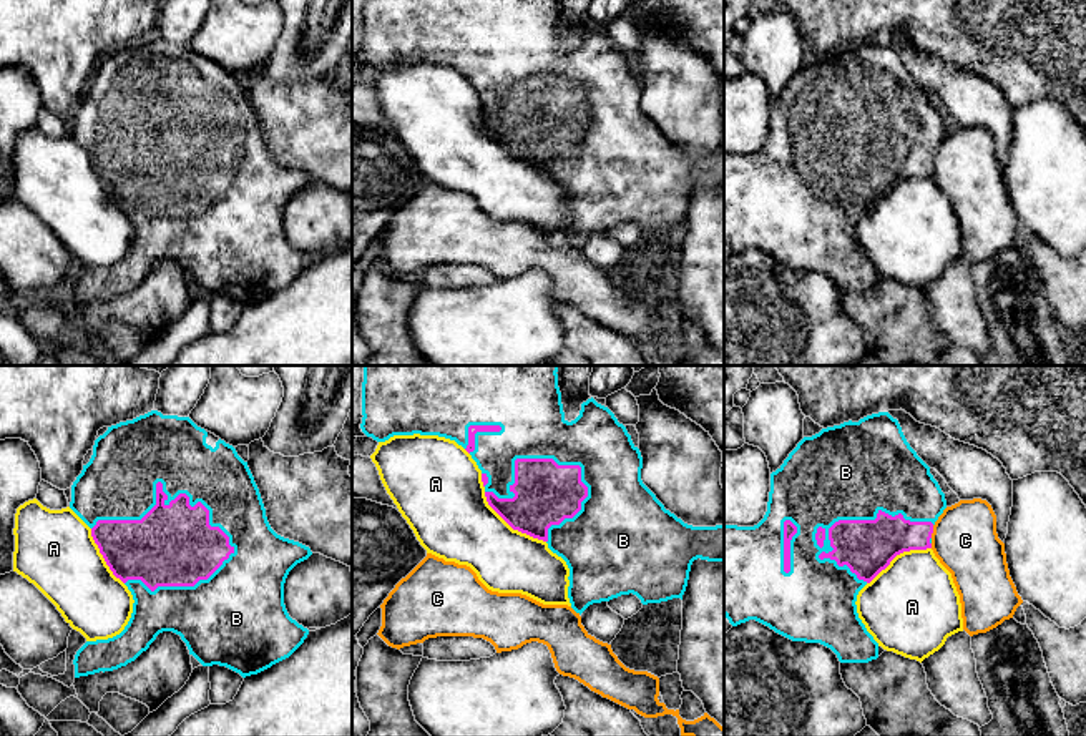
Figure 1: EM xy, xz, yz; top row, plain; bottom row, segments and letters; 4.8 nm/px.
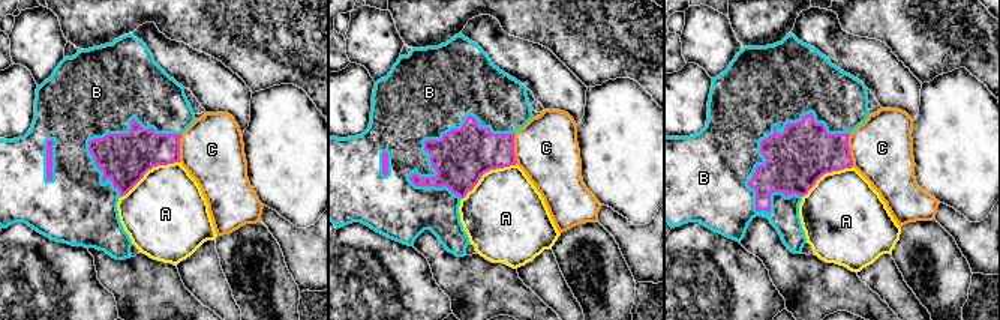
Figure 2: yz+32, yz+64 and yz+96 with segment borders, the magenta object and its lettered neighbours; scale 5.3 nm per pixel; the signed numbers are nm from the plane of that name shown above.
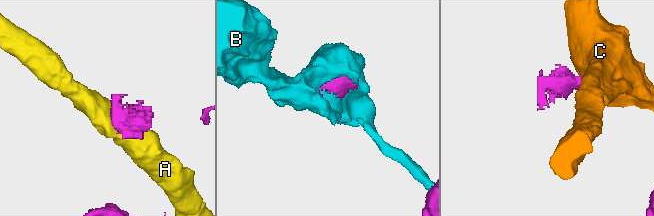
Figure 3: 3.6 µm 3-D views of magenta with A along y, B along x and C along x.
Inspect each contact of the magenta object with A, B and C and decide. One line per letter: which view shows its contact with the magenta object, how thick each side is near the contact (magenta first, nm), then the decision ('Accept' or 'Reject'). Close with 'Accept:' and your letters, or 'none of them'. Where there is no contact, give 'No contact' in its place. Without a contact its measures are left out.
A: Touches magenta in xz. Thickness 300 nm (magenta) against 340 nm. Reject
B: Touches magenta in xy. Thickness 380 nm (magenta) against 360 nm. Accept
C: Touches magenta in yz. Thickness 200 nm (magenta) against 320 nm. Reject
Accept: B

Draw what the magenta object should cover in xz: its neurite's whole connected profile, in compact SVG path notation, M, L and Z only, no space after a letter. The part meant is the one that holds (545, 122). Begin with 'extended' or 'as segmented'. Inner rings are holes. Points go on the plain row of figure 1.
extended; M364 0L362 10L362 52L367 65L385 70L394 63L438 63L462 73L482 98L482 110L488 133L513 156L548 171L548 176L561 184L570 196L568 226L576 241L583 241L589 233L609 229L621 223L636 223L643 233L661 231L681 226L686 219L691 193L694 188L724 189L724 153L692 155L664 136L656 123L643 111L643 85L633 71L626 55L614 42L598 32L593 25L581 32L580 43L568 50L565 47L561 20L556 0Z

